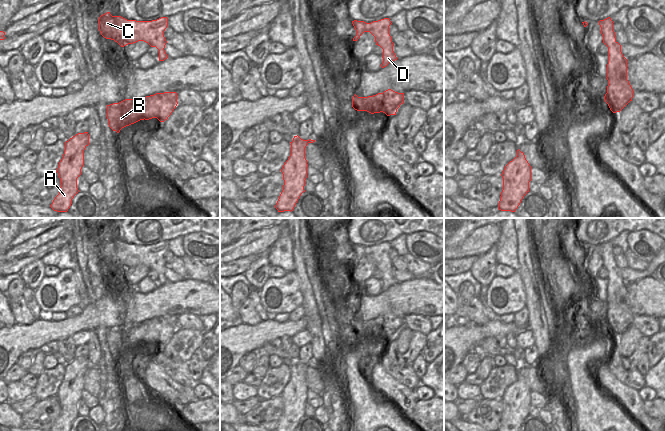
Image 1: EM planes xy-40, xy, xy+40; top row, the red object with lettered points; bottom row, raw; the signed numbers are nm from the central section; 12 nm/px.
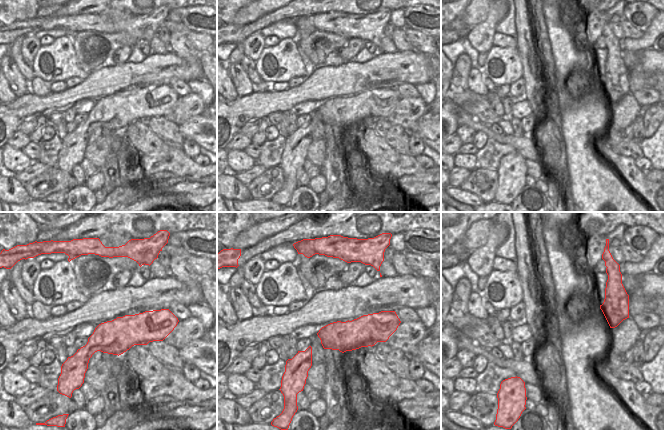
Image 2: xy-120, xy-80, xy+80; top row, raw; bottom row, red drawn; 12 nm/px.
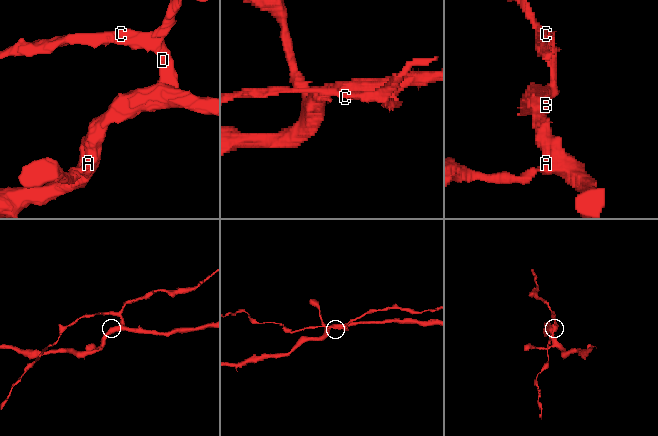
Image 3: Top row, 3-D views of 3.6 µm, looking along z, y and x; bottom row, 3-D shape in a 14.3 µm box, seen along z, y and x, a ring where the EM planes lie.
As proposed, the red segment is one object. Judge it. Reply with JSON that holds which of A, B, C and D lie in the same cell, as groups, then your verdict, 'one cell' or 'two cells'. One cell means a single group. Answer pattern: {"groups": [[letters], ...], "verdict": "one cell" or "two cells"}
{"groups": [["A", "B", "D"], ["C"]], "verdict": "two cells"}

